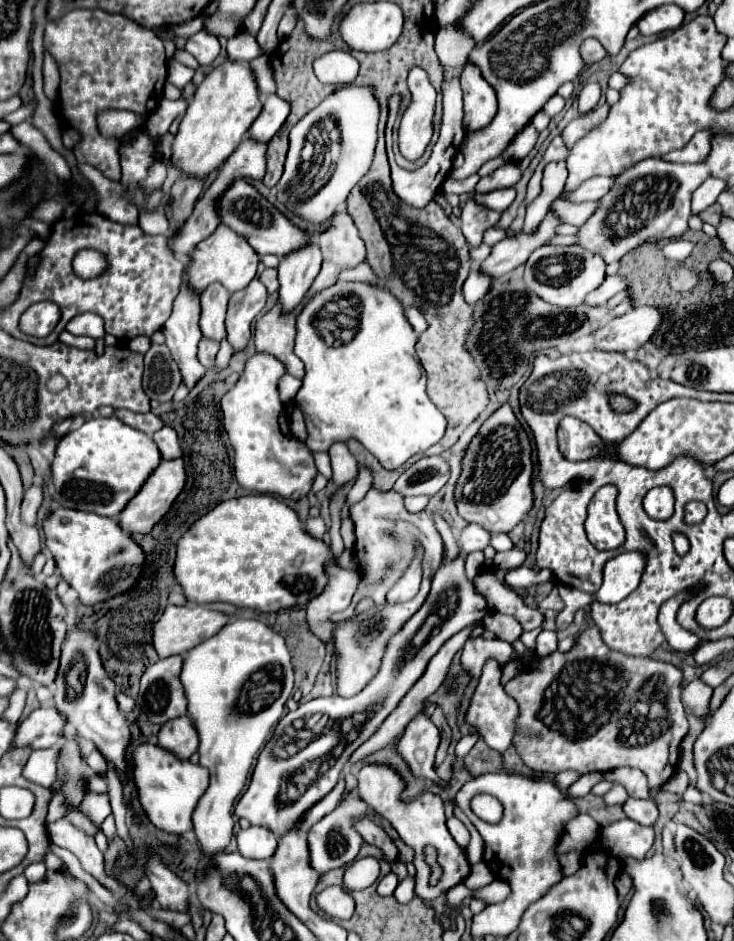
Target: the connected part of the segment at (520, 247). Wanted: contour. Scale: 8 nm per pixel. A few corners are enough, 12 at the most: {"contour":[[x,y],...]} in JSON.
{"contour":[[549,209],[535,233],[499,241],[481,263],[507,275],[557,235],[561,217]]}

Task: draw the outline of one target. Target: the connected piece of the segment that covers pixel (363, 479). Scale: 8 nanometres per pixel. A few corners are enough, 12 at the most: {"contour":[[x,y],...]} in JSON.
{"contour":[[359,467],[355,485],[347,493],[347,509],[371,489],[373,471]]}

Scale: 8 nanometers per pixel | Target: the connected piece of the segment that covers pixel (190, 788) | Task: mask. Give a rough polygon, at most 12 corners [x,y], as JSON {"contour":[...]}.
{"contour":[[143,743],[131,753],[147,819],[193,829],[209,771]]}

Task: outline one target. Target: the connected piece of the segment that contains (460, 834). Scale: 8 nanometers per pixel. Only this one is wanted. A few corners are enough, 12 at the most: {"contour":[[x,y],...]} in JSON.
{"contour":[[457,817],[447,819],[447,829],[461,849],[469,845],[469,831]]}

